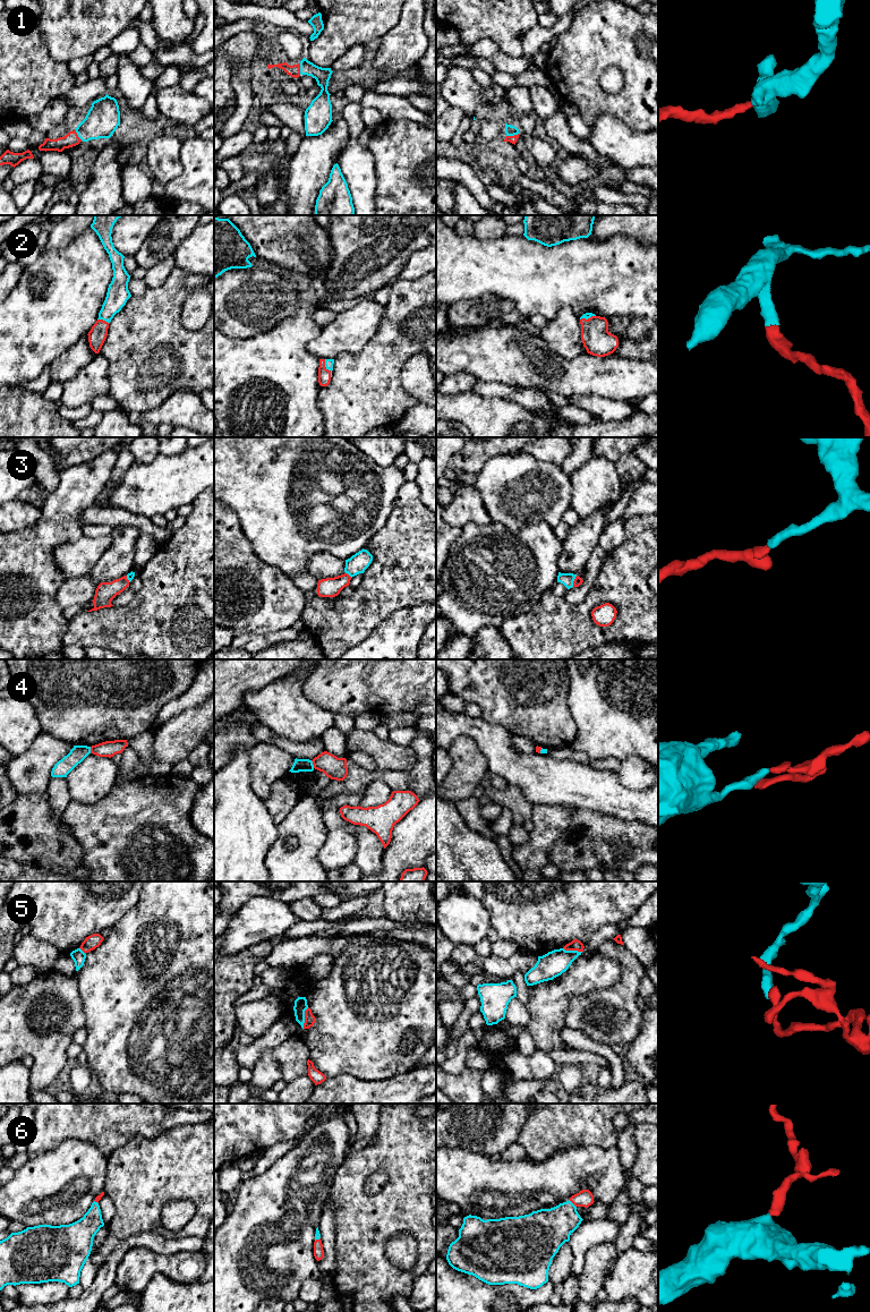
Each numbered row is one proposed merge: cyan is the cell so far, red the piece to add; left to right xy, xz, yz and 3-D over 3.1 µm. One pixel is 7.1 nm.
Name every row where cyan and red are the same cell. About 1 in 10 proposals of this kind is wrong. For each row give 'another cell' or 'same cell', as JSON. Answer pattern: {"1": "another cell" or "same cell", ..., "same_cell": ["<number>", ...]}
{"1": "same cell", "2": "same cell", "3": "same cell", "4": "another cell", "5": "another cell", "6": "same cell", "same_cell": ["1", "2", "3", "6"]}

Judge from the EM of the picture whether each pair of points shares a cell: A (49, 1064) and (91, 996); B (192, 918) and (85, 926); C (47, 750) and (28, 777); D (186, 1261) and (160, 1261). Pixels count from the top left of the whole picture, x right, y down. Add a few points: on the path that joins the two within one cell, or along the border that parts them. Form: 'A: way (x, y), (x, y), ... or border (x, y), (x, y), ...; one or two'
A: border (77, 982), (85, 1025); two
B: border (134, 905), (111, 928); two
C: way (41, 757), (32, 770); one
D: way (179, 1262), (167, 1262); one

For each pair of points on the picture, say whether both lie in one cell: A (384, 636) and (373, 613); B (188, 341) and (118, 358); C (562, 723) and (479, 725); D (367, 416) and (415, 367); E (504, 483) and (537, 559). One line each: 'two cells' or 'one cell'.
A: two cells
B: one cell
C: two cells
D: two cells
E: two cells

